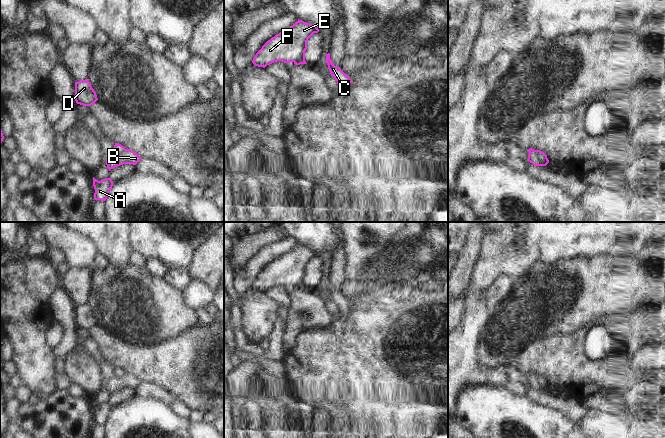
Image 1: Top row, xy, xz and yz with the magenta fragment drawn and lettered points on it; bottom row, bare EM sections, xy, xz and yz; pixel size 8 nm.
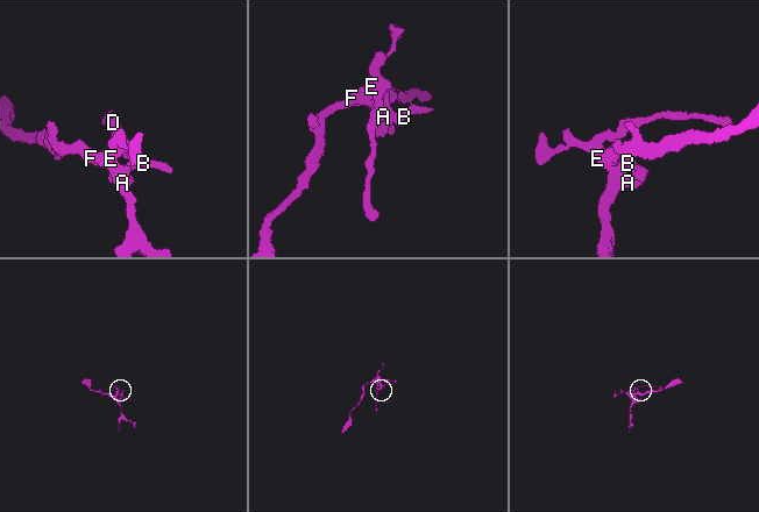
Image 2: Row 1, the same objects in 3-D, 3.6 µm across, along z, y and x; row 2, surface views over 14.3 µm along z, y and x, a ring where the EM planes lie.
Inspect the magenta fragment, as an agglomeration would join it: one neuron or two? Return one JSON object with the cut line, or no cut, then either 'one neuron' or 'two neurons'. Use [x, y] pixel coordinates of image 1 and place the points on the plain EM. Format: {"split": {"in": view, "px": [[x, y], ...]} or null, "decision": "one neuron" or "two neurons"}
{"split": {"in": "yz", "px": [[533, 374], [542, 389]]}, "decision": "two neurons"}

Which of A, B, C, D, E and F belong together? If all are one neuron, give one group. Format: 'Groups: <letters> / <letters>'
Groups: A C D E F / B.

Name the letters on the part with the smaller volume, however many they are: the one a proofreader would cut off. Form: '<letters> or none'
B

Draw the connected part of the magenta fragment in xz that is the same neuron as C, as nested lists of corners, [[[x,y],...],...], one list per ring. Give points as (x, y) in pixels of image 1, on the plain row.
[[[326,278],[326,287],[328,289],[328,293],[331,297],[331,300],[333,300],[336,305],[337,308],[339,310],[339,313],[342,315],[347,315],[349,313],[349,305],[350,302],[347,298],[345,298],[340,291],[336,291],[331,283],[330,283],[330,278]]]

